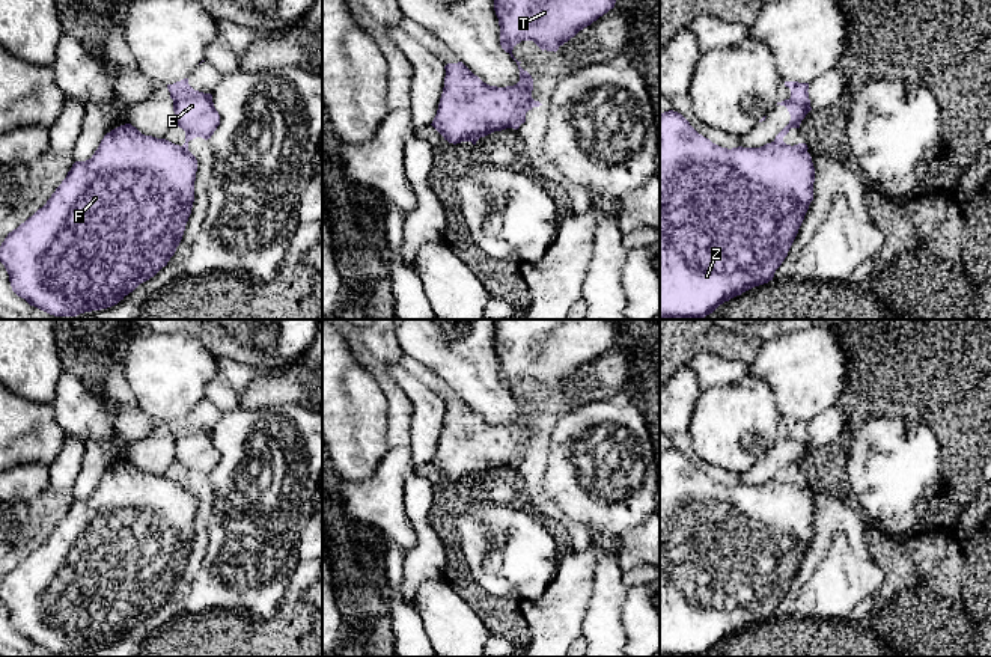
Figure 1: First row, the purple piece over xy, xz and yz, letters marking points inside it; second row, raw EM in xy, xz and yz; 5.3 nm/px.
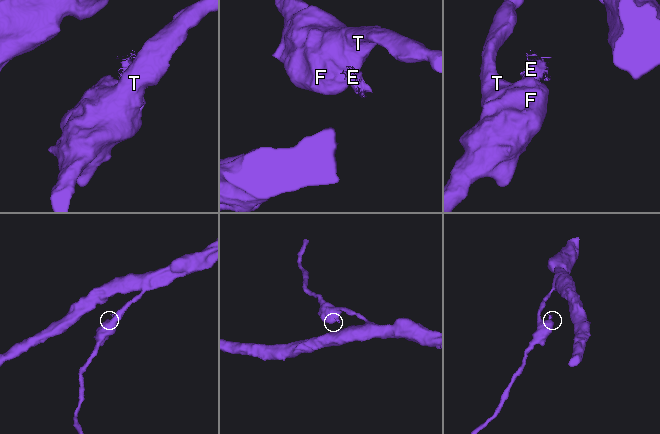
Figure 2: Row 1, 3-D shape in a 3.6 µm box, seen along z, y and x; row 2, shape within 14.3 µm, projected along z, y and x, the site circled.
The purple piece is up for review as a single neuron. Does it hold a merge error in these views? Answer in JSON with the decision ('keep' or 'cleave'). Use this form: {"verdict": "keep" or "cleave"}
{"verdict": "cleave"}

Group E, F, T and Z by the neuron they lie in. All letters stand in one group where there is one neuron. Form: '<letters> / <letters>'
E / F T Z

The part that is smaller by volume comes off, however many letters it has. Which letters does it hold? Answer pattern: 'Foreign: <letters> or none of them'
Foreign: E

